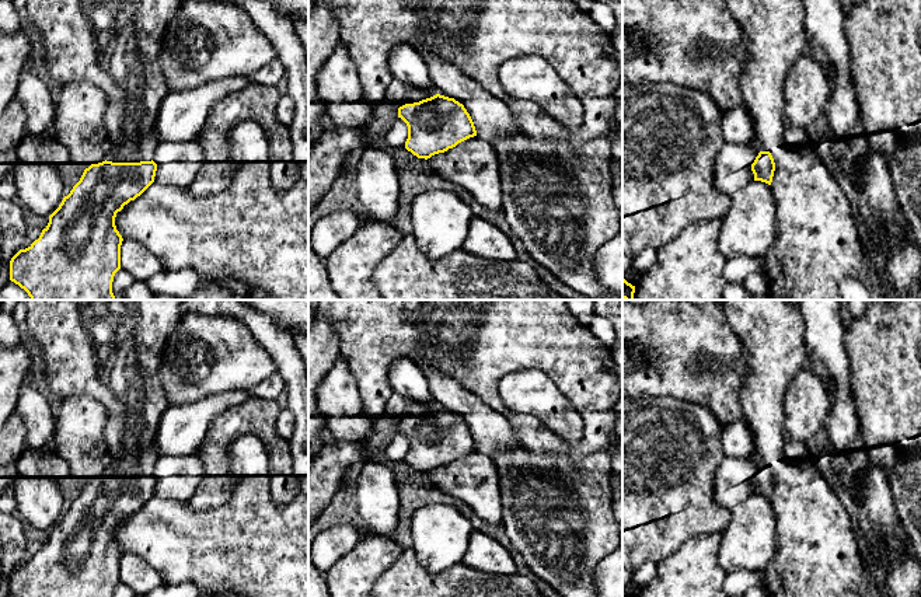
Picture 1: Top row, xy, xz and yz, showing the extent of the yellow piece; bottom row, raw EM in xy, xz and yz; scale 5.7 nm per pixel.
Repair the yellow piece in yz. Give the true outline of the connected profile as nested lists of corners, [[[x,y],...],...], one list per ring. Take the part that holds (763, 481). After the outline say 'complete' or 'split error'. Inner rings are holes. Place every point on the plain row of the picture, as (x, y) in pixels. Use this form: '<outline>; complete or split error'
[[[722,300],[722,306],[732,329],[742,341],[747,363],[747,377],[740,390],[740,406],[742,418],[747,420],[754,440],[753,451],[747,458],[758,465],[751,485],[754,495],[771,499],[775,476],[770,464],[785,458],[785,391],[806,366],[800,307],[791,300]]]; split error

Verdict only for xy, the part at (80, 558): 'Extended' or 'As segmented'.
Extended

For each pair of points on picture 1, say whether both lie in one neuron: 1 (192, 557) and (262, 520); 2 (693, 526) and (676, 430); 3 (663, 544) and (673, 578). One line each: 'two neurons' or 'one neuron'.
1: one neuron
2: one neuron
3: two neurons

